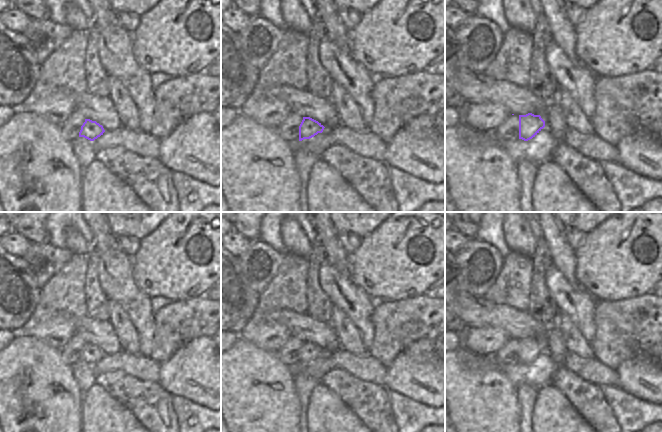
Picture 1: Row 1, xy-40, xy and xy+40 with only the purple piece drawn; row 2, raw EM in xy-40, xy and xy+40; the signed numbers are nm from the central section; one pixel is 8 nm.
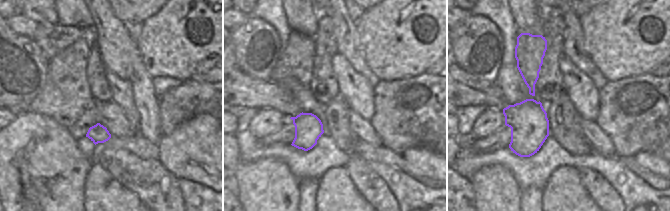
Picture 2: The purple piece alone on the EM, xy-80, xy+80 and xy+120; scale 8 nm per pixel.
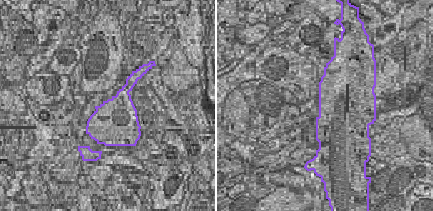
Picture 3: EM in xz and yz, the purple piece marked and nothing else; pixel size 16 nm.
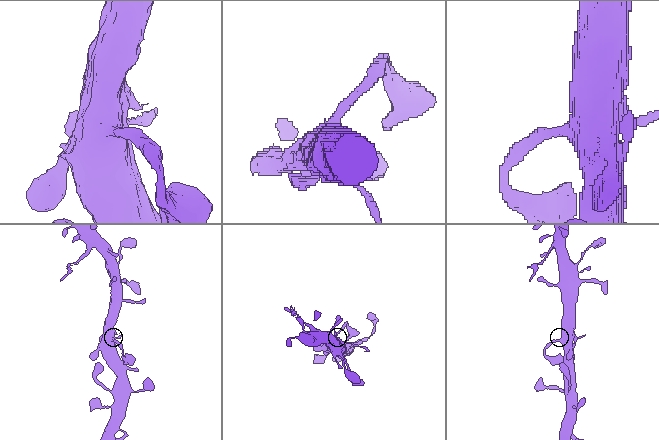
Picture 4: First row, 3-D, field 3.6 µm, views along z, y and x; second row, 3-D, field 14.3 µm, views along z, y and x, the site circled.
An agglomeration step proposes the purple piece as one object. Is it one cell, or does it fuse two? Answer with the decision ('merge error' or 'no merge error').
no merge error

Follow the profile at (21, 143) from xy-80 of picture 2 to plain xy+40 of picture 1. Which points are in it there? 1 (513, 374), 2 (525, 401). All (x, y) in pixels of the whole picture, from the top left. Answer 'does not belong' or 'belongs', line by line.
1: does not belong
2: does not belong

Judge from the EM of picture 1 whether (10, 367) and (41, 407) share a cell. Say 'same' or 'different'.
same

